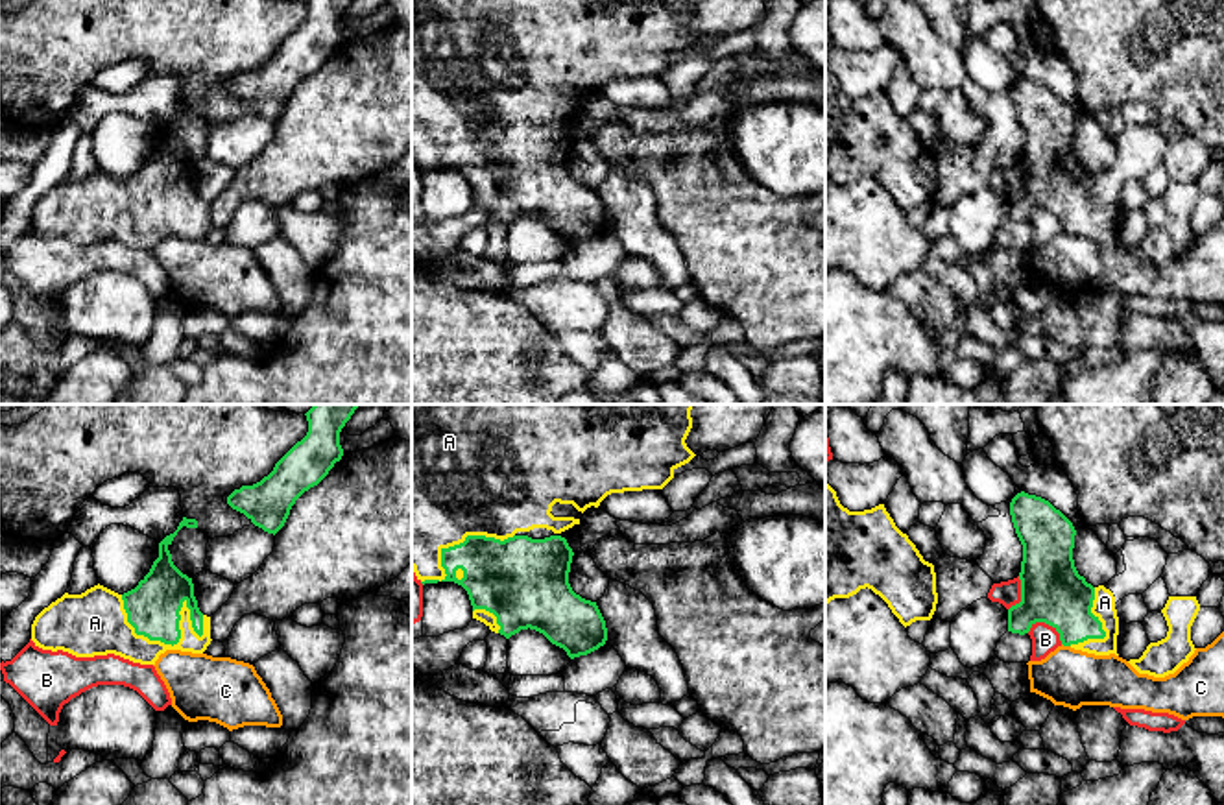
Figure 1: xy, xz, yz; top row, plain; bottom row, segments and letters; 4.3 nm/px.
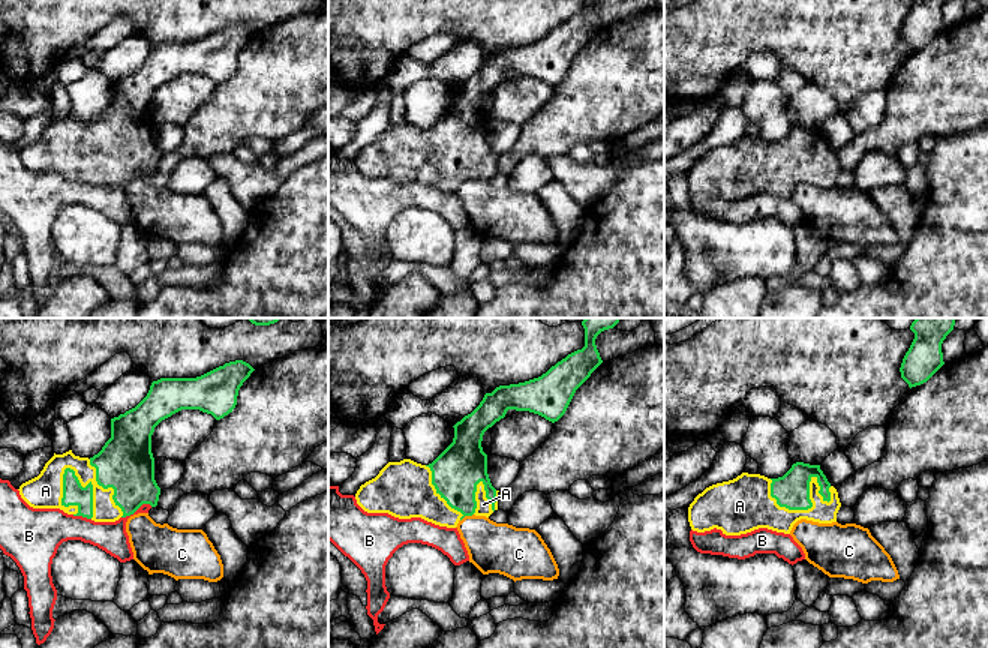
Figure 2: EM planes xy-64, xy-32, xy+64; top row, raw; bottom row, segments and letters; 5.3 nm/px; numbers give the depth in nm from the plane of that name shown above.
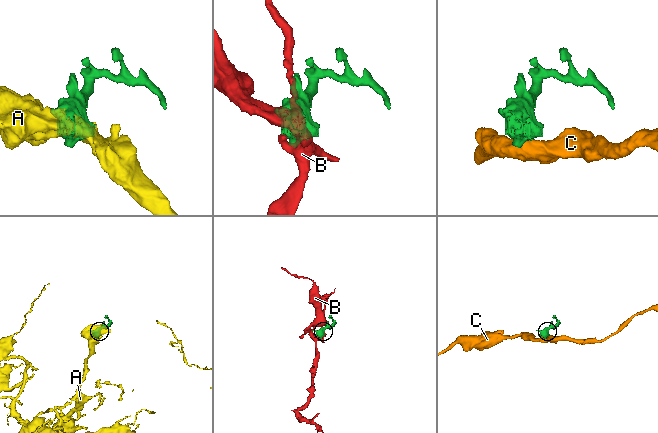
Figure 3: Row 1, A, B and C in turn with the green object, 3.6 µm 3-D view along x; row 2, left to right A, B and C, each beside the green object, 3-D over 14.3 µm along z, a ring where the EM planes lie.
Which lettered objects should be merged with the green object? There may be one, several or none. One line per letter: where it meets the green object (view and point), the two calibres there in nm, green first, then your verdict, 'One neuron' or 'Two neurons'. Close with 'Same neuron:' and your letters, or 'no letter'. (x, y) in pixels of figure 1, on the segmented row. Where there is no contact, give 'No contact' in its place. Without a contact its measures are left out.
A: Touches green at xy (174, 643). Thickness 220 nm (green) against 150 nm. One neuron
B: Touches green at yz (1047, 623). Thickness 280 nm (green) against 120 nm. Two neurons
C: Touches green at yz (1066, 645). Thickness 280 nm (green) against 260 nm. Two neurons
Same neuron: A

